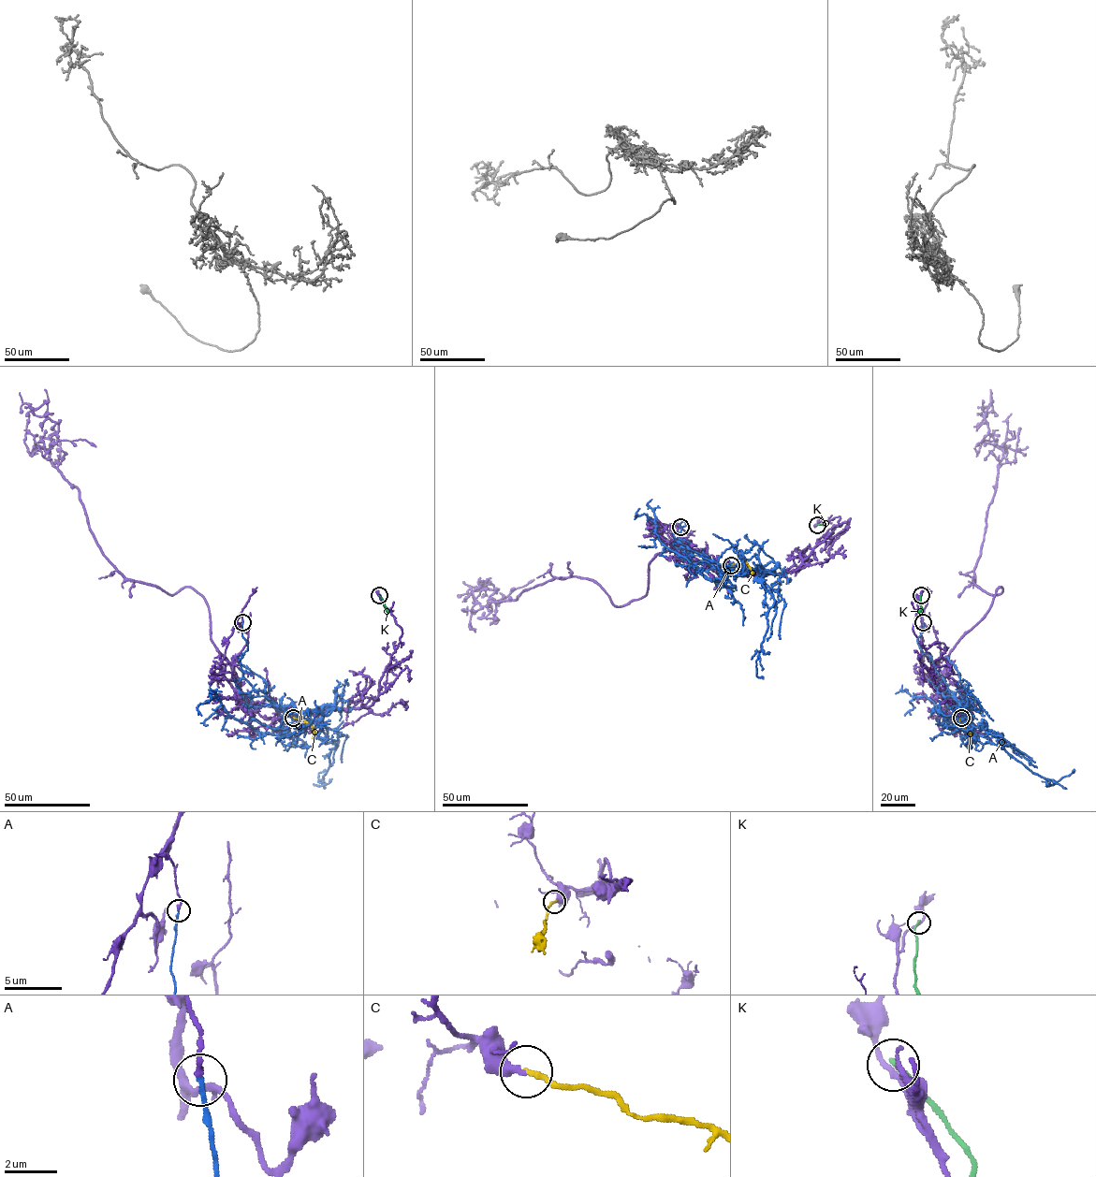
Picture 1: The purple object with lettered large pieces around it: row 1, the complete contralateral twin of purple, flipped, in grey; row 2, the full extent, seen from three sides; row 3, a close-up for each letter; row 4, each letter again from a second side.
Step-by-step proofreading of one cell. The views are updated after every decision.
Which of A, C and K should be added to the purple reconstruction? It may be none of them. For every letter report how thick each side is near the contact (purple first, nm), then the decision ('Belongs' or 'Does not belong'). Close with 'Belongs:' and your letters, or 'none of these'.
A: Thickness 200 nm (purple) against 170 nm. Does not belong
C: Thickness 280 nm (purple) against 220 nm. Belongs
K: Thickness 170 nm (purple) against 190 nm. Does not belong
Belongs: C

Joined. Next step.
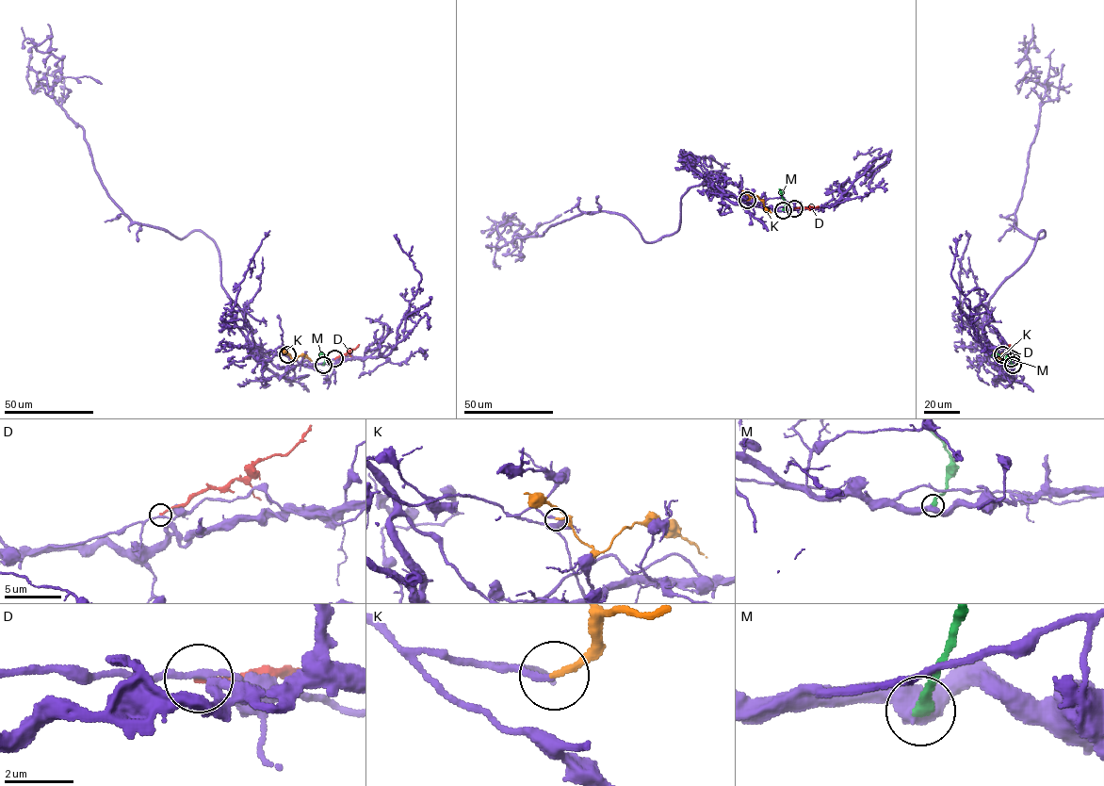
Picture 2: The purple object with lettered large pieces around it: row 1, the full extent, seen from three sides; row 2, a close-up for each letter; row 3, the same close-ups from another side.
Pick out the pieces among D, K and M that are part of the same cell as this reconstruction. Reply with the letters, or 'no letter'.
K

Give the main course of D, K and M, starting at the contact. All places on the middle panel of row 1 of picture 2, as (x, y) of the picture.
D: (794, 207), (818, 205)
K: (747, 200), (757, 196), (771, 212)
M: (783, 210), (787, 204), (779, 188)

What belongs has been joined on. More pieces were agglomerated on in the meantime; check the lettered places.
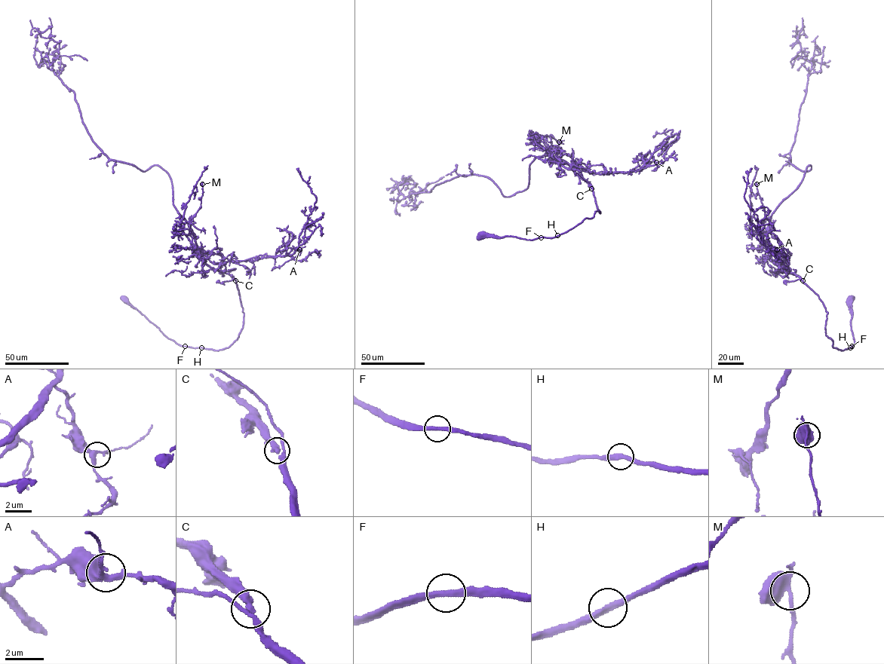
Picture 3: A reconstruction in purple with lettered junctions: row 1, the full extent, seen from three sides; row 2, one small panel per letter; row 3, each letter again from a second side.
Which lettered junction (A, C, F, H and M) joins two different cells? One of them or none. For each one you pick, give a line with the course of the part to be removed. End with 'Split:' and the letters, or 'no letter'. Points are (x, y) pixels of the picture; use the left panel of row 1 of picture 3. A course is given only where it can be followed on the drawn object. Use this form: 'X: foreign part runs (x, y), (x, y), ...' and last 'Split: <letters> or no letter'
Split: no letter

